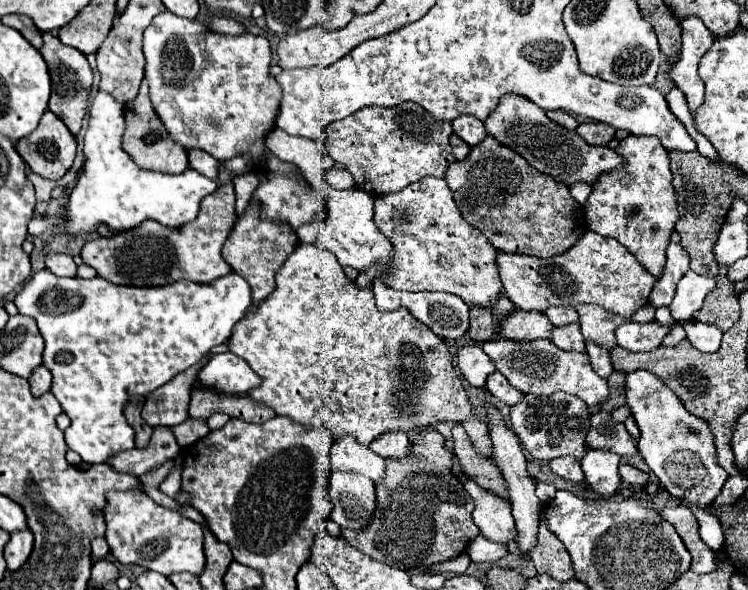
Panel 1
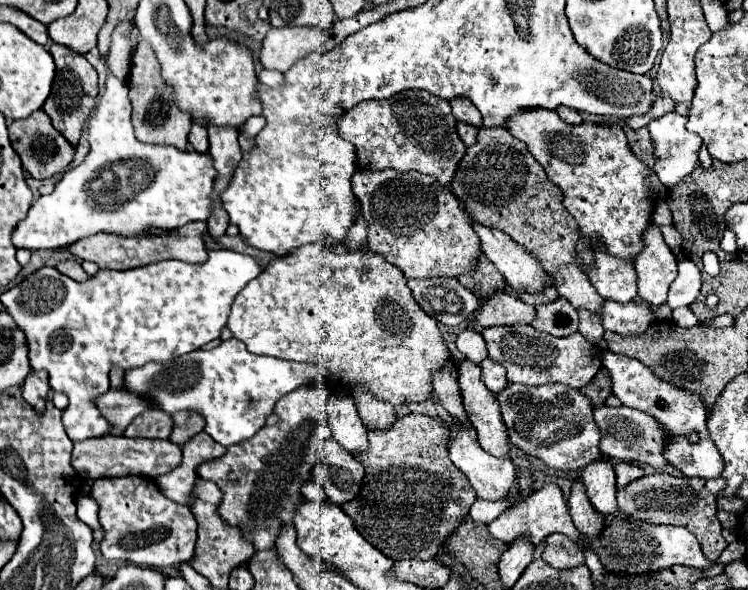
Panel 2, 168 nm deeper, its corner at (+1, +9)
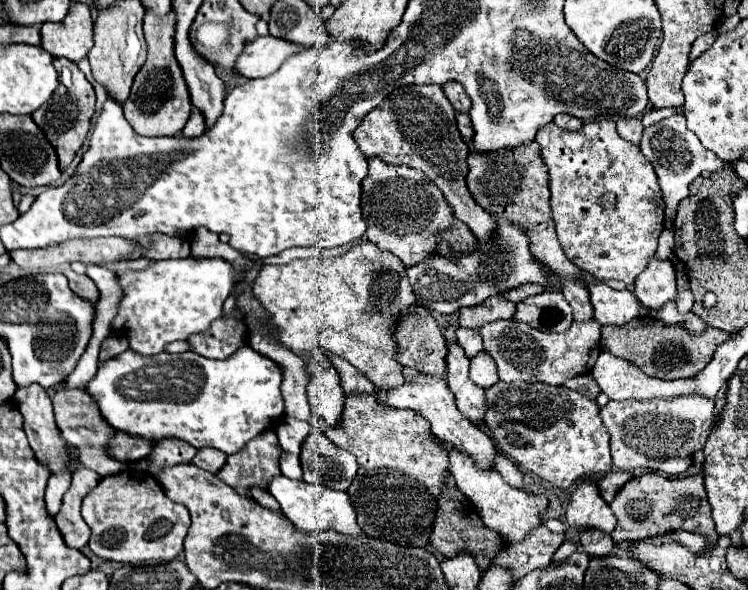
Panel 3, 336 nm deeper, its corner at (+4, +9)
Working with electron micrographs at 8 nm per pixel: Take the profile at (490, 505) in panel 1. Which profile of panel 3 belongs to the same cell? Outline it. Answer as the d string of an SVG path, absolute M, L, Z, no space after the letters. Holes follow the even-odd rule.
M418 374L412 382L404 382L402 386L394 388L388 392L388 404L392 408L408 408L414 410L416 414L424 416L430 424L432 424L432 434L450 444L454 450L468 454L478 470L490 470L494 468L496 456L500 456L498 448L494 446L494 442L490 440L488 434L484 434L476 424L472 424L470 420L466 420L460 410L454 404L454 394L450 392L446 380L434 380L434 376L426 376L426 374Z

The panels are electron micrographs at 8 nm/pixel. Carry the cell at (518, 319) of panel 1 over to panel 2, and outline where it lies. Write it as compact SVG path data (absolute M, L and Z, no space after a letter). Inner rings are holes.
M493 294L487 302L481 304L481 308L473 314L473 326L479 328L489 328L489 326L499 326L499 324L529 324L533 320L533 306L527 306L521 302L515 294Z

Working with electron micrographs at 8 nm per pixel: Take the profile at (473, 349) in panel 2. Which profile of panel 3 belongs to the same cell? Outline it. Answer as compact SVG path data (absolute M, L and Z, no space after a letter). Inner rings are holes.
M458 328L456 330L458 344L464 348L468 358L474 358L478 352L482 352L482 336L478 330L468 330L468 328Z

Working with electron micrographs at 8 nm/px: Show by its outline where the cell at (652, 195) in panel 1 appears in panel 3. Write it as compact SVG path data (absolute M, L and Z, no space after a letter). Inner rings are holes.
M656 254L650 258L650 264L634 282L636 298L650 310L658 310L664 302L674 298L676 272L670 260L660 260Z

